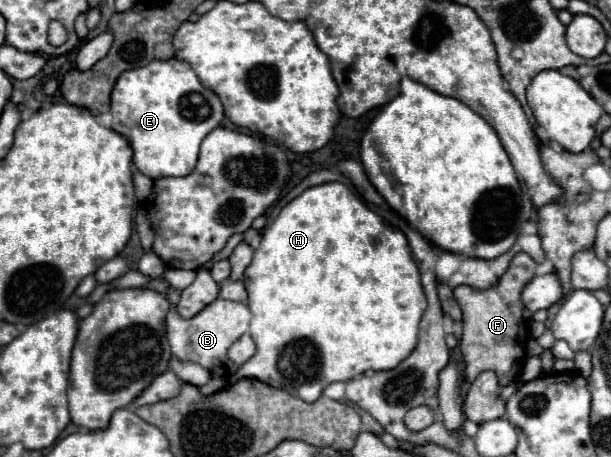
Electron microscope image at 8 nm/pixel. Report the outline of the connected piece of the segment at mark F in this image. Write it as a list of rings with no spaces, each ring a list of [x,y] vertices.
[[[518,253],[508,271],[500,277],[498,285],[492,289],[472,289],[468,285],[460,285],[454,289],[454,297],[462,309],[462,323],[464,323],[464,335],[460,341],[460,349],[462,349],[462,357],[464,357],[464,379],[468,383],[472,383],[478,373],[490,369],[498,375],[498,383],[500,385],[508,385],[512,381],[516,381],[520,367],[522,367],[522,355],[524,349],[518,343],[520,339],[520,331],[522,331],[522,319],[524,319],[524,305],[522,305],[522,289],[532,281],[534,277],[534,269],[536,263],[526,255],[526,253]]]

